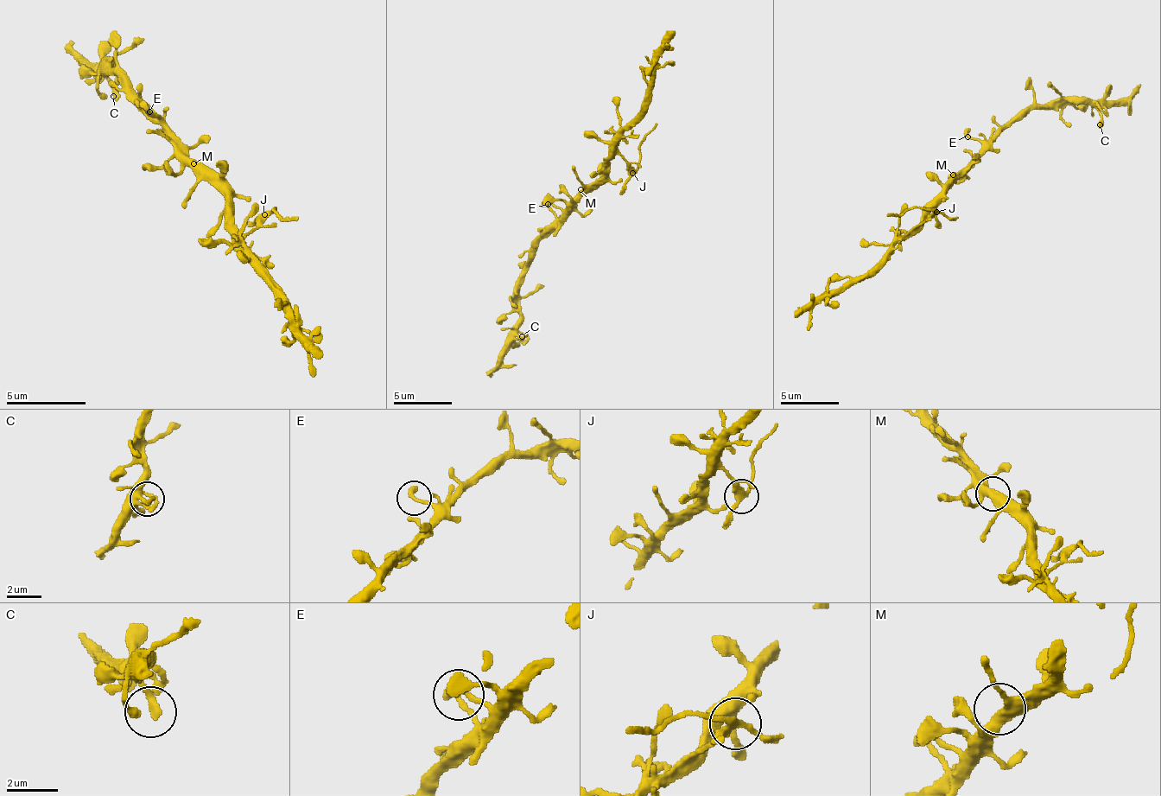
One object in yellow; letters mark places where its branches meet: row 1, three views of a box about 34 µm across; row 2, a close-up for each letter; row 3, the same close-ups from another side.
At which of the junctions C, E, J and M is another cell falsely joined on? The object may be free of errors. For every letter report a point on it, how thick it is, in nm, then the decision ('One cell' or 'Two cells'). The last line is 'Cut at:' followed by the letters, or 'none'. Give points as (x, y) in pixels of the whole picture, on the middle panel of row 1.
C: Place: (522, 336). Thickness 320 nm. One cell
E: Place: (548, 204). Thickness 360 nm. One cell
J: Place: (632, 173). Thickness 240 nm. Two cells
M: Place: (580, 189). Thickness 400 nm. One cell
Cut at: J

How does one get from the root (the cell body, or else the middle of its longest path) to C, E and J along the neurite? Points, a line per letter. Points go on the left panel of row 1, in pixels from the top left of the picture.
C: (197, 168), (189, 151), (121, 84), (109, 64), (113, 96)
E: (197, 168), (197, 163), (181, 148), (169, 128), (149, 111)
J: (197, 168), (217, 187), (217, 192), (225, 200), (225, 215), (241, 232), (249, 232), (265, 215)

